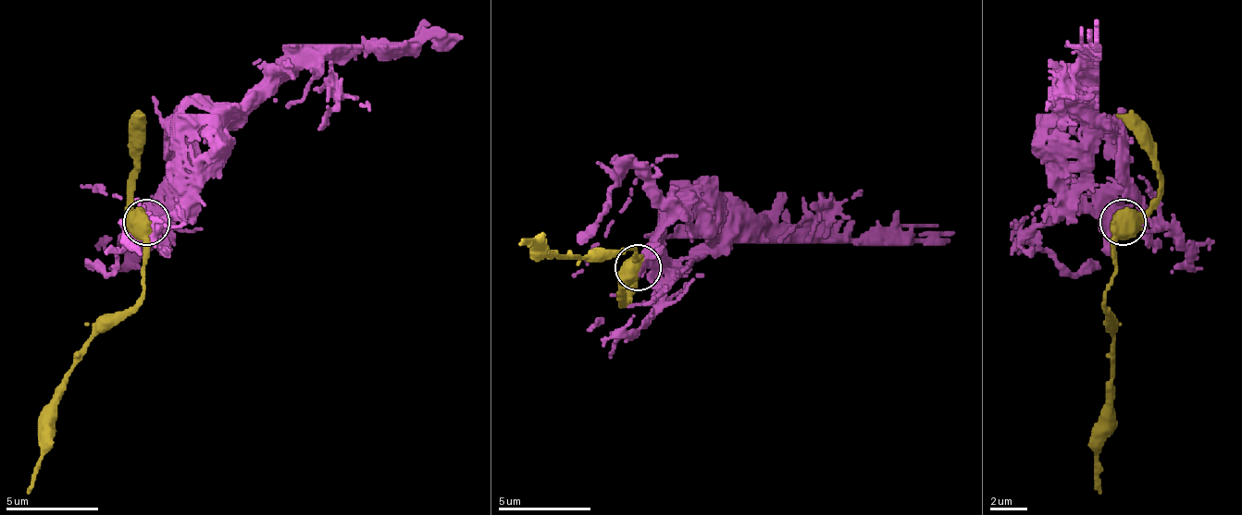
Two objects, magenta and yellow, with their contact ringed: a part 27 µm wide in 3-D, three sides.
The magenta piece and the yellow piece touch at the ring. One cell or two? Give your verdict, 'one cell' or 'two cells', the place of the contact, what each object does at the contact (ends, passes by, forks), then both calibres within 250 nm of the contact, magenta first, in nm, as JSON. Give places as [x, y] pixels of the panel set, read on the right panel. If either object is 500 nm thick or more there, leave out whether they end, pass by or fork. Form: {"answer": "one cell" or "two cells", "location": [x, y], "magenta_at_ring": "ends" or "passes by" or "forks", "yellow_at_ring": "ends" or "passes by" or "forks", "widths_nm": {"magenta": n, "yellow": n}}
{"answer": "two cells", "location": [1123, 222], "widths_nm": {"magenta": 750, "yellow": 480}}

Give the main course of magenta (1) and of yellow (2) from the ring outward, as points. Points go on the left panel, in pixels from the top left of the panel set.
1: (147, 221), (166, 178), (189, 155), (305, 63), (416, 49), (463, 35)
2: (147, 221), (142, 295), (68, 373), (50, 448), (27, 495)

